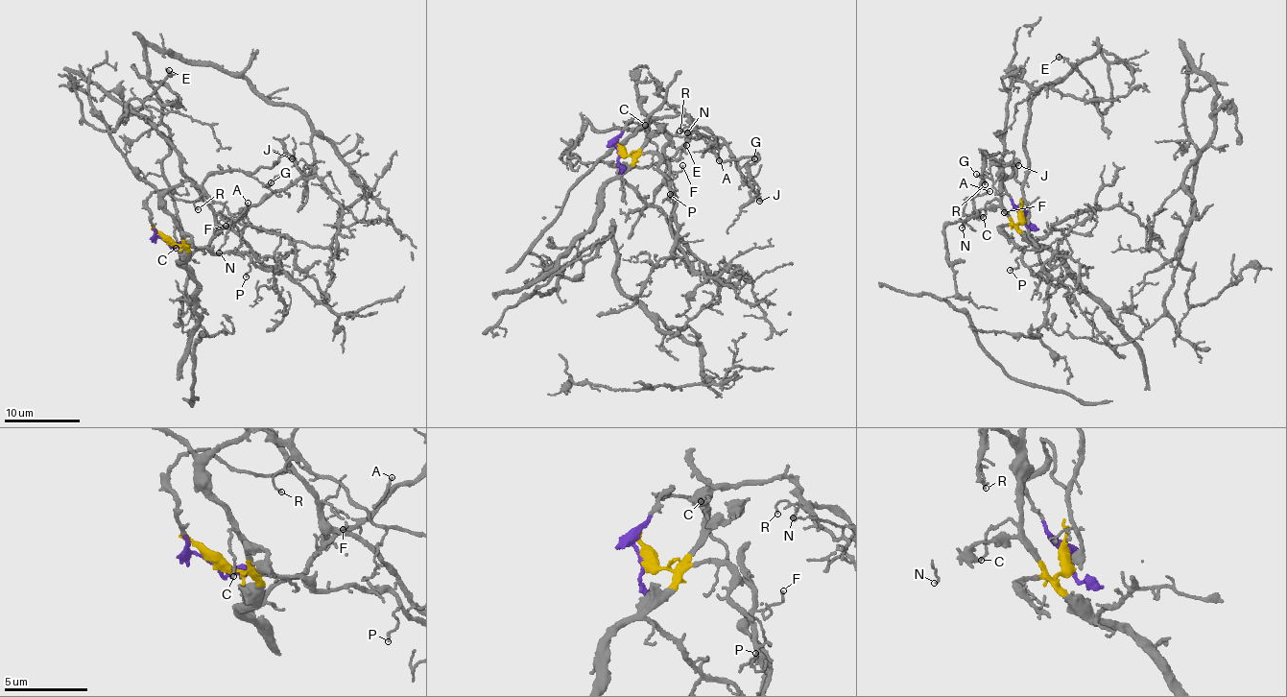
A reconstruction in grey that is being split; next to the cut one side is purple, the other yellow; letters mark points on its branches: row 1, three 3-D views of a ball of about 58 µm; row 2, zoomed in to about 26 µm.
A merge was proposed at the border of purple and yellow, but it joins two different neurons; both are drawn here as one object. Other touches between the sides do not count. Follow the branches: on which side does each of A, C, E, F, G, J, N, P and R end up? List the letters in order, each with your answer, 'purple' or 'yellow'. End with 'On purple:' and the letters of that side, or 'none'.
A: yellow
C: yellow
E: purple
F: purple
G: yellow
J: yellow
N: yellow
P: yellow
R: yellow
On purple: E, F

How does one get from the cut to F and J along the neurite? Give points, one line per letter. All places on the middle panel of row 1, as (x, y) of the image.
F: (618, 153), (616, 142), (630, 120), (645, 126), (670, 174), (680, 172), (683, 165)
J: (620, 153), (636, 152), (647, 138), (651, 119), (683, 114), (719, 136), (759, 202)

